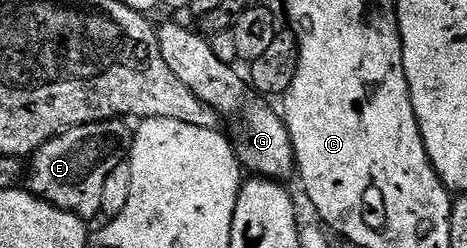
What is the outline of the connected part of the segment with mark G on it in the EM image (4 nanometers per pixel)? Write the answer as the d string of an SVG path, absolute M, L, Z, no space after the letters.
M174 21L167 25L159 24L157 31L160 55L164 55L164 63L168 63L176 79L191 89L196 99L212 107L212 111L216 111L223 122L230 121L228 136L243 170L254 177L265 177L279 183L289 182L289 177L295 176L296 166L292 139L285 120L275 110L274 114L265 105L265 100L251 92L243 74L241 77L234 65L220 63L220 59L216 59L205 36L196 31L193 33Z

